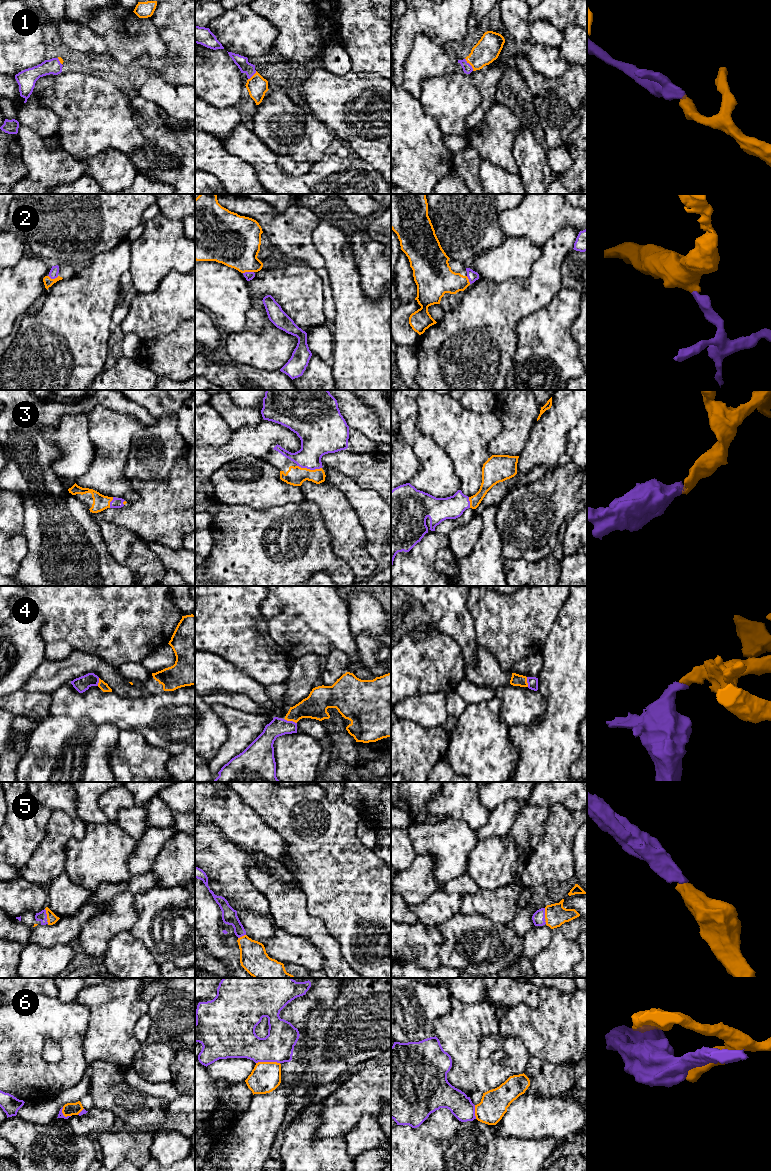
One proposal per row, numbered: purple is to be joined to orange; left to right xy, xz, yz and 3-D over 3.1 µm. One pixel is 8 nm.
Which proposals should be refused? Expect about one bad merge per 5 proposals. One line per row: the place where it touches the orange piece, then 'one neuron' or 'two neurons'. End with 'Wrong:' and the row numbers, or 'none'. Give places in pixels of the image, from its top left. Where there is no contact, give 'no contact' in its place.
1: contact yz (469, 63); one neuron
2: contact xz (248, 271); one neuron
3: contact xz (309, 469); one neuron
4: contact xz (290, 720); one neuron
5: contact yz (545, 913); one neuron
6: contact xz (267, 1062); two neurons
Wrong: 6

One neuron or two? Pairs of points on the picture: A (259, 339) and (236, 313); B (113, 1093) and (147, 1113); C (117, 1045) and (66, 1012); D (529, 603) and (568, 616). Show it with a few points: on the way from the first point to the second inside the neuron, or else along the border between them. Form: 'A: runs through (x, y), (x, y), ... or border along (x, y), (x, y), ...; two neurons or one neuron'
A: border along (252, 303), (247, 312), (246, 328), (229, 334); two neurons
B: runs through (121, 1098), (139, 1112); one neuron
C: border along (79, 1003), (88, 1010), (88, 1023), (82, 1048); two neurons
D: border along (568, 596), (548, 634); two neurons

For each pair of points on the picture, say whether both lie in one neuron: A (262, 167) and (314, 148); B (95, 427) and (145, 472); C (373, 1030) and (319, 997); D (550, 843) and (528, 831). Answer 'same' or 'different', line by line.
A: different
B: different
C: different
D: different

